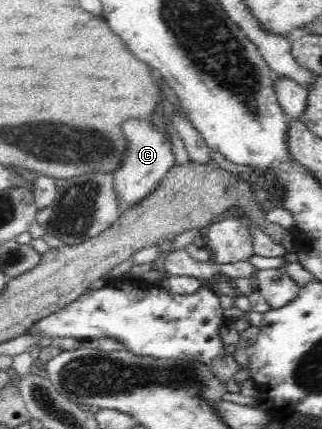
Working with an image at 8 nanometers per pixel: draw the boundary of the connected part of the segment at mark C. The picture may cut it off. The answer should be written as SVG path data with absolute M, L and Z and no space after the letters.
M130 118L128 122L122 124L122 134L126 138L125 154L121 159L121 166L118 171L113 173L114 189L118 197L118 207L120 213L127 212L134 204L142 201L148 194L151 194L156 186L172 168L178 166L175 164L175 155L172 152L172 142L169 136L166 136L157 129L157 126Z

